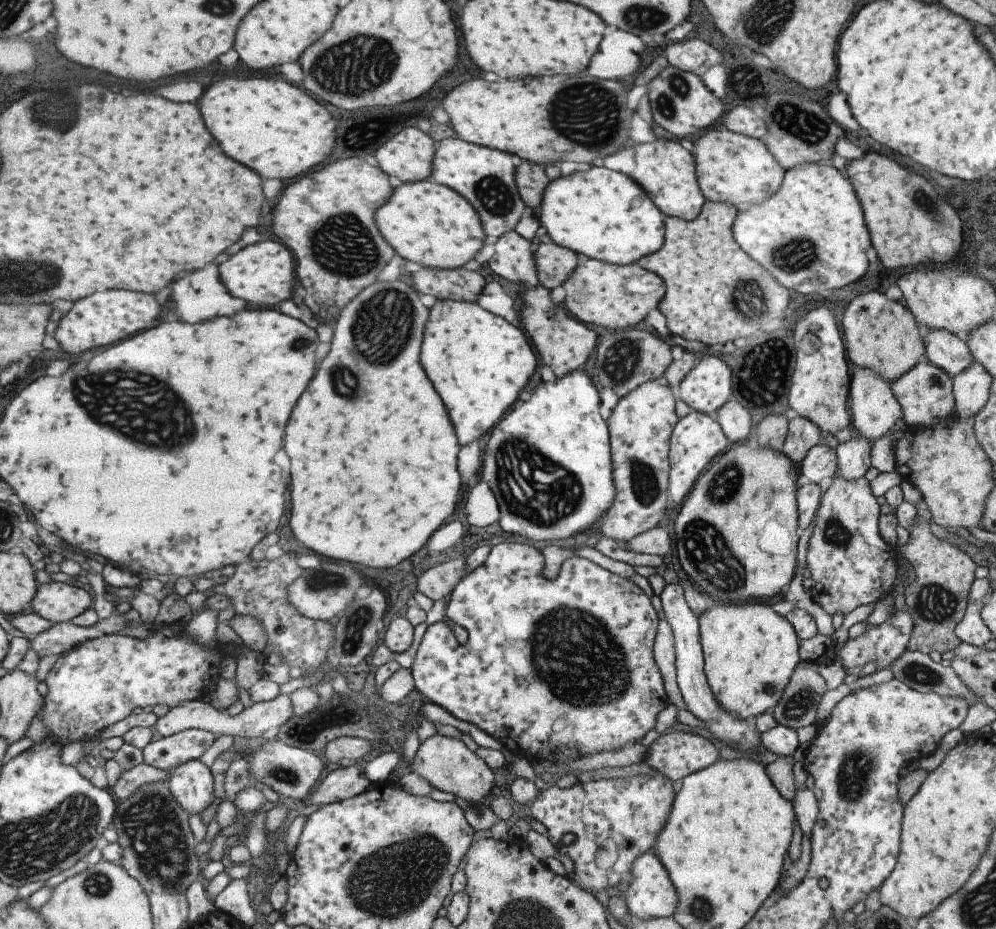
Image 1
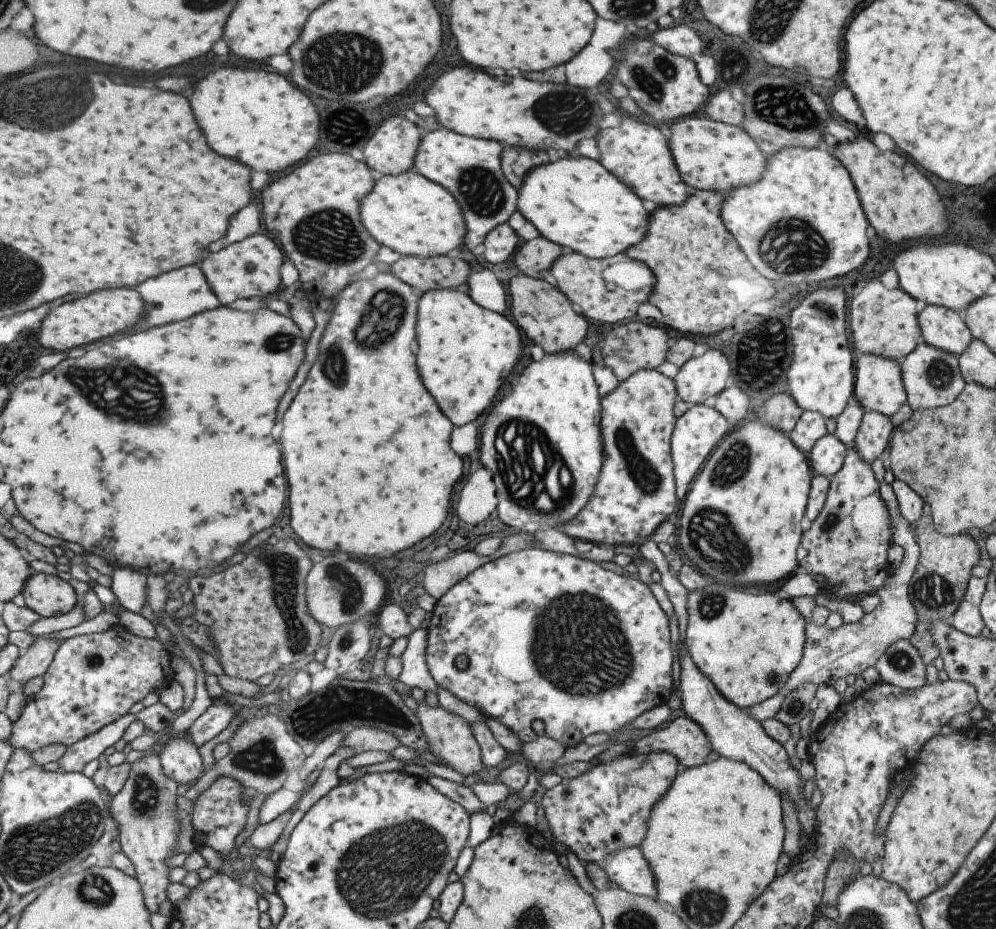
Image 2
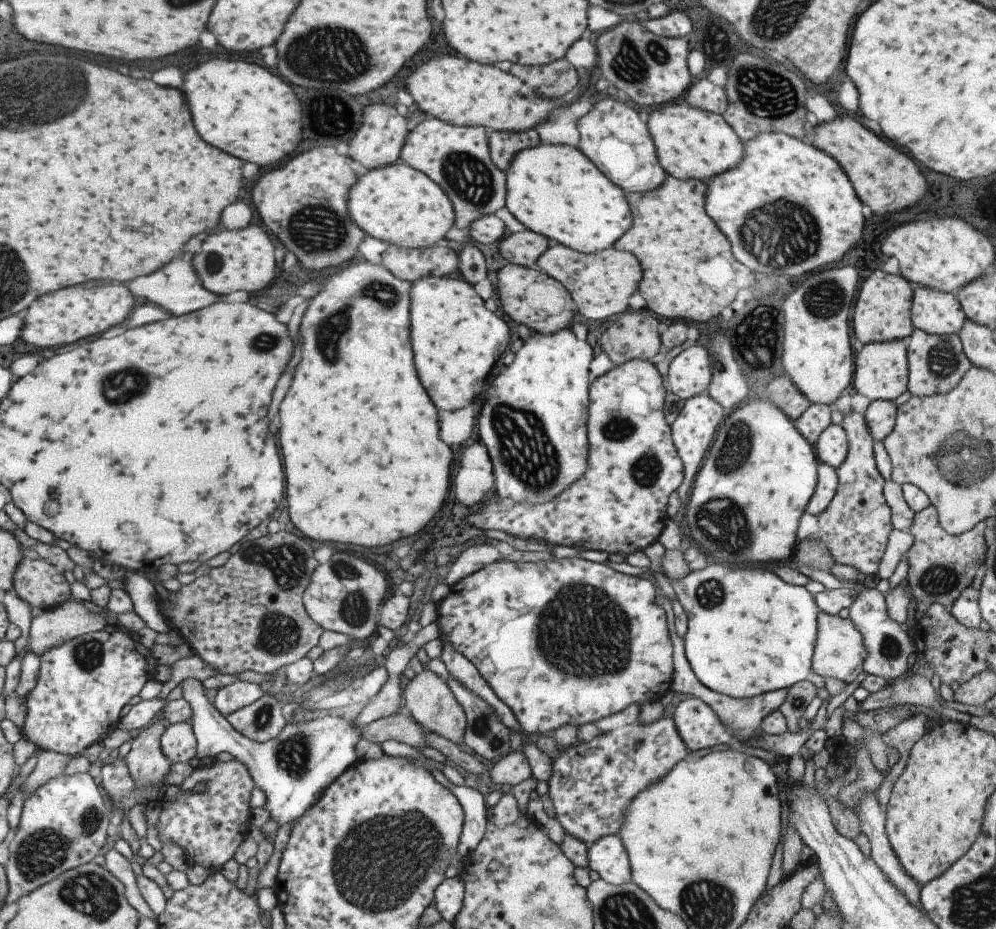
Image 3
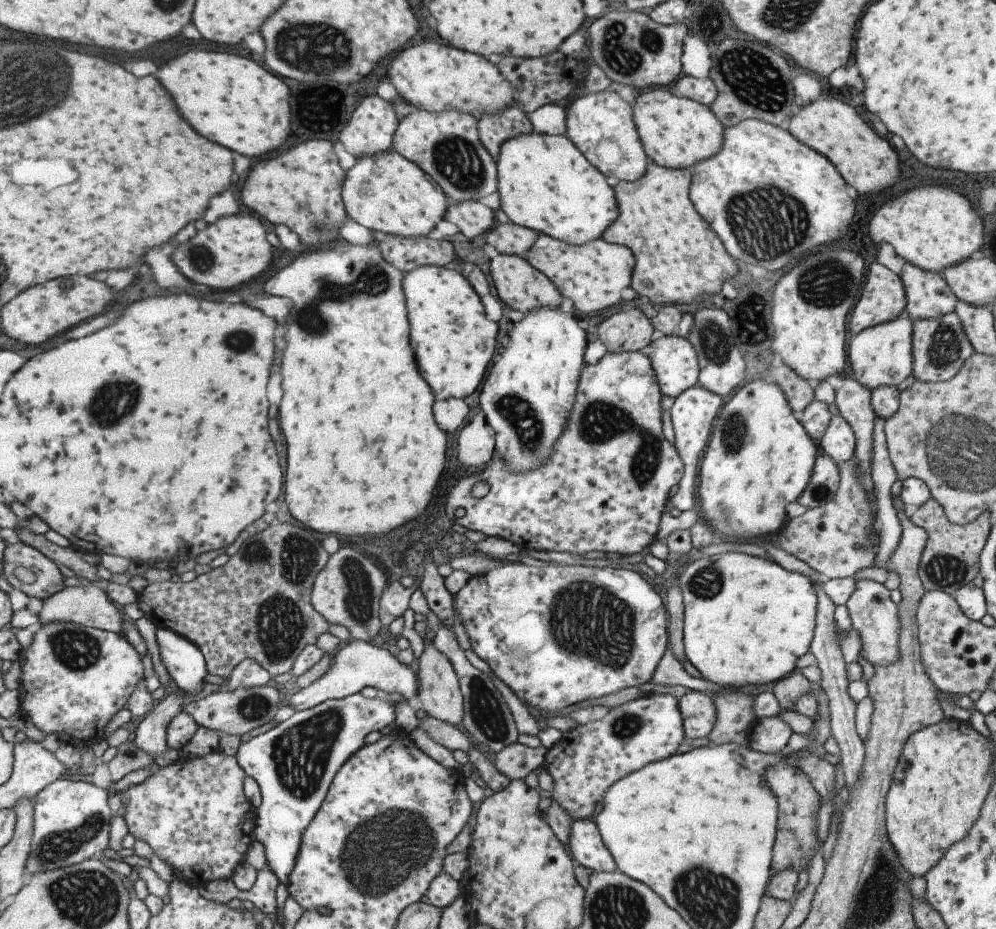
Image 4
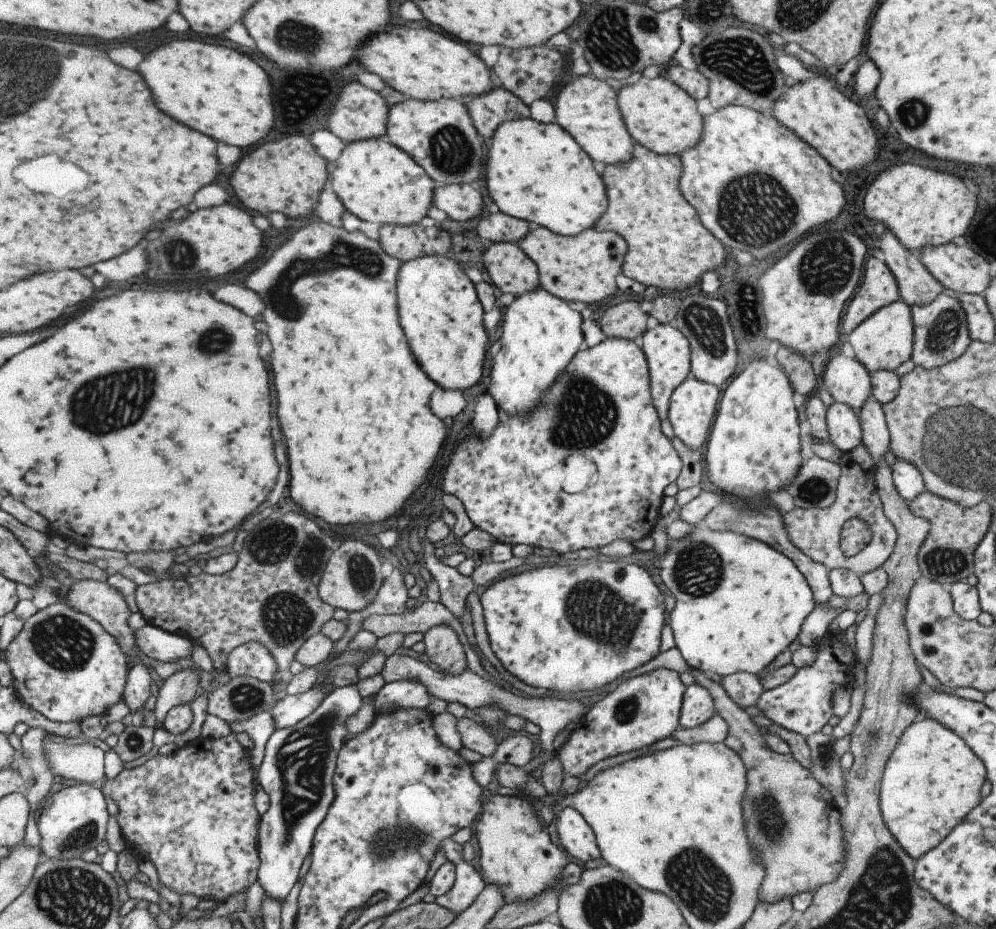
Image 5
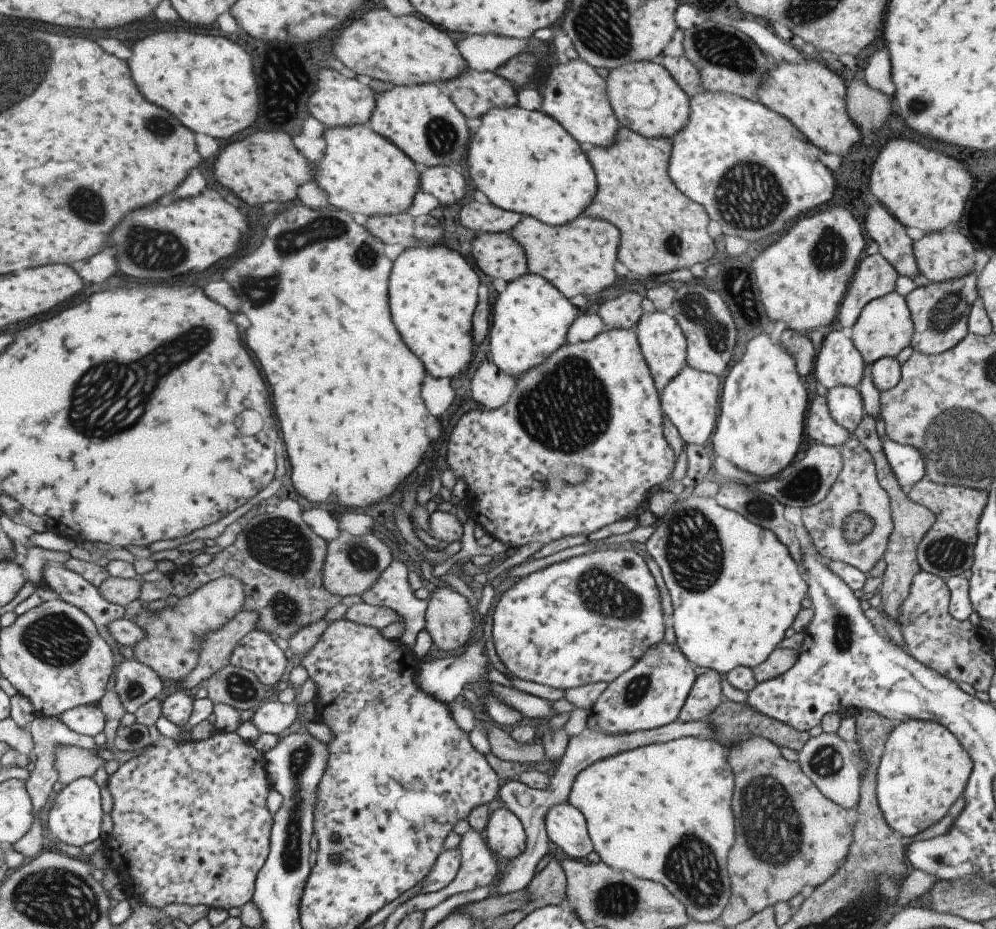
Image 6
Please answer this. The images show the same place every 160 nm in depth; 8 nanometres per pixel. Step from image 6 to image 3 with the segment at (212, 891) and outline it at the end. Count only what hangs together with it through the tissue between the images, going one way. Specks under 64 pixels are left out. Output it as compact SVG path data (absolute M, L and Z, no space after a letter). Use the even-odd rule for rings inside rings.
M235 759L226 762L213 761L209 766L195 768L181 785L185 792L177 797L165 810L161 809L157 822L158 839L172 840L184 851L188 864L200 864L208 868L209 872L221 869L222 864L232 858L235 848L247 838L251 824L250 794L254 784L248 770ZM195 784L205 784L201 792L195 792Z

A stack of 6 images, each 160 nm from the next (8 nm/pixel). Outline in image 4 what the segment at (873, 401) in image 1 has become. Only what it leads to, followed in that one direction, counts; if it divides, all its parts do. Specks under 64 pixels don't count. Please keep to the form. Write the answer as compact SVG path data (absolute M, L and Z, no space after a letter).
M905 314L857 332L847 346L847 362L855 380L871 391L877 386L897 387L902 380L910 376L912 372L911 332L912 321Z

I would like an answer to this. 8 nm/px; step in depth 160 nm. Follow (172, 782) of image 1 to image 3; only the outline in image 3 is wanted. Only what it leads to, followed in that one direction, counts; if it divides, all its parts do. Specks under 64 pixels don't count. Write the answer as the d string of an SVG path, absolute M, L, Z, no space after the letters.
M184 722L167 726L160 736L160 747L170 763L189 763L197 752L196 737L192 726Z

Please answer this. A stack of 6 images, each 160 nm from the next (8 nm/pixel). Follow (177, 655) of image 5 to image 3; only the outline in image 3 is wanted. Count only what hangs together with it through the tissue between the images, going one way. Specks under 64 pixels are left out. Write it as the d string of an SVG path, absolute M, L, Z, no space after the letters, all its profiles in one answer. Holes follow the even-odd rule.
M126 570L125 576L124 589L133 599L143 624L158 633L169 632L170 628L164 624L162 619L159 598L144 573ZM185 679L179 685L182 699L189 703L192 710L190 719L196 737L196 756L188 764L193 767L200 758L210 756L213 759L219 752L231 754L248 770L254 786L266 794L264 808L278 826L296 821L321 792L356 760L354 746L360 738L360 728L353 728L351 721L342 720L338 713L319 712L308 723L286 724L275 738L256 743L235 732L227 719L209 704L201 682Z

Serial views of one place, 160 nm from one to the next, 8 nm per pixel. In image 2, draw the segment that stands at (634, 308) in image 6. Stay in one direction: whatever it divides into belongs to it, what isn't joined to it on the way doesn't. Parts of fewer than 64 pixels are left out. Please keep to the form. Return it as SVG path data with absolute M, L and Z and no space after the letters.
M635 321L611 329L601 344L603 344L600 348L603 364L613 372L613 376L618 382L627 380L637 370L655 370L660 363L666 360L668 350L665 329Z

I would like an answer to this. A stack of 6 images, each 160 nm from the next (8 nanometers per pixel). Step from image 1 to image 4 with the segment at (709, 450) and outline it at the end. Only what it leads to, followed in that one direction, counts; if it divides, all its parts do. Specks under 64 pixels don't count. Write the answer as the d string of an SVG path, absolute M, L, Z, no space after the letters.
M698 384L683 390L673 401L669 410L669 418L673 430L673 447L675 448L681 463L683 464L682 478L677 484L677 494L671 496L673 509L681 512L691 510L695 506L695 478L697 478L699 468L699 454L703 452L707 444L707 436L712 426L712 421L716 418L717 412L721 409L723 400L721 396L700 387Z

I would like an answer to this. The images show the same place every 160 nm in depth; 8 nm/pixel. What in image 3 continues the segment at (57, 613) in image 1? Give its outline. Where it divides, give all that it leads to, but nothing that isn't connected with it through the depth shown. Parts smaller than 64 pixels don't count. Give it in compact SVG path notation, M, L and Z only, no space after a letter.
M42 557L34 560L23 558L23 562L17 568L14 589L31 606L37 606L42 610L61 606L61 604L69 602L73 596L71 584L67 582L67 578L63 577L63 571Z

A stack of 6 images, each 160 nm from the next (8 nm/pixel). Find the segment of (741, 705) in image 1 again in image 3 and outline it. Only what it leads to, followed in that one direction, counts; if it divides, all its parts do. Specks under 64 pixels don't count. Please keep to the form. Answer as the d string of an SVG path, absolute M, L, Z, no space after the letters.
M709 564L701 572L668 581L687 619L687 629L682 637L685 658L703 686L720 695L748 699L787 689L799 681L809 681L816 686L815 696L822 701L829 697L823 687L823 678L810 669L818 608L803 587L787 584L768 570L729 570L723 564Z

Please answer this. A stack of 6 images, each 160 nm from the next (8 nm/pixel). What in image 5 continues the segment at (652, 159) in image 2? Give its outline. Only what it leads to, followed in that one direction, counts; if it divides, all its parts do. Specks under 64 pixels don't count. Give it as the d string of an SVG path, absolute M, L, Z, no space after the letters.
M589 73L565 84L555 98L555 122L583 149L593 162L623 164L631 158L634 142L625 130L617 108L615 92L604 82Z

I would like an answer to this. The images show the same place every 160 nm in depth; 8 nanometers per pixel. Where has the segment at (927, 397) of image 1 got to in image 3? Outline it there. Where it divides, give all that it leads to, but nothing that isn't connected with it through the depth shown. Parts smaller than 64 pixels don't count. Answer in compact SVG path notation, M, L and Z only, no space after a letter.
M913 329L904 343L908 370L906 387L913 397L944 395L957 386L961 377L972 365L963 354L958 335L930 335L919 329Z

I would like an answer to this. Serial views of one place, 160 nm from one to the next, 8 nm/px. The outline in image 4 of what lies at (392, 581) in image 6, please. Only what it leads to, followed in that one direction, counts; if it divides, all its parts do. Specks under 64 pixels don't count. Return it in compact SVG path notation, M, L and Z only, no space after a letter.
M387 582L378 601L378 618L381 625L389 625L408 608L408 602L414 587L403 588L399 582Z

